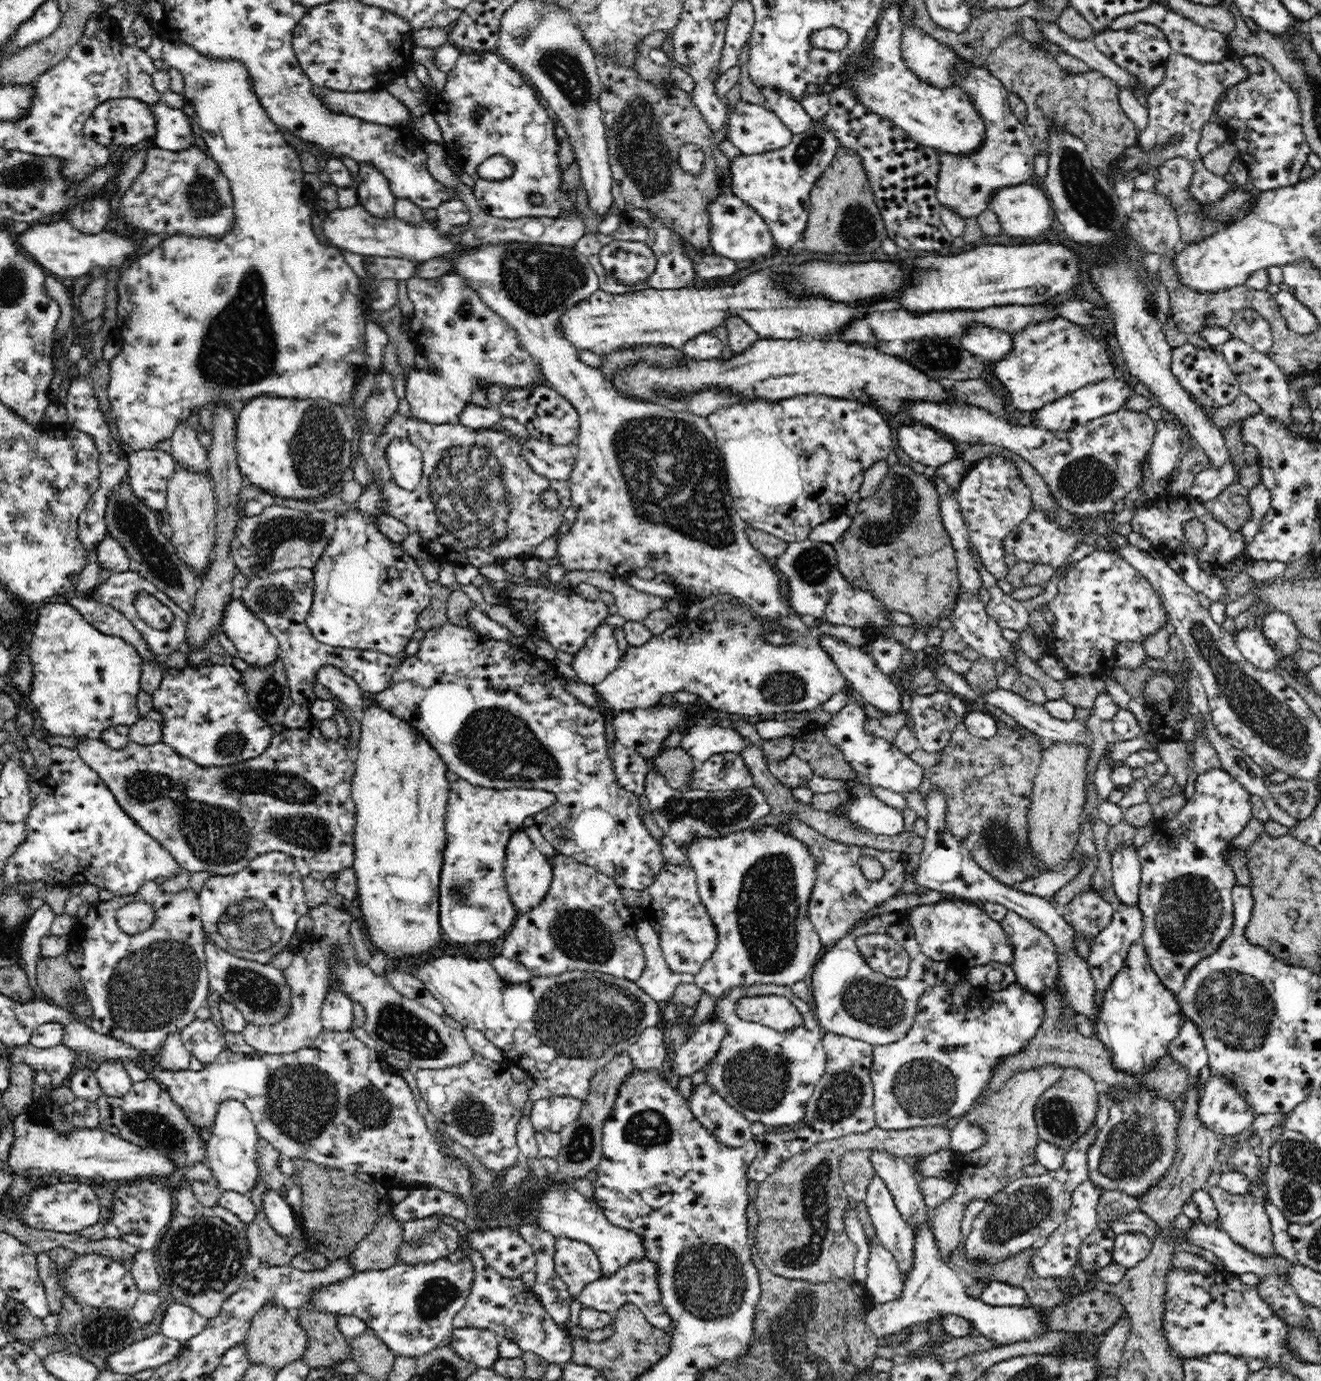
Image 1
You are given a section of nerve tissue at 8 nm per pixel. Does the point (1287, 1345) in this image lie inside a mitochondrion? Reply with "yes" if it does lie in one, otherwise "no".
no

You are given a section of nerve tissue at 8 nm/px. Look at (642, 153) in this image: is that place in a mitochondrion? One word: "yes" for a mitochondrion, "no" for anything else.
yes

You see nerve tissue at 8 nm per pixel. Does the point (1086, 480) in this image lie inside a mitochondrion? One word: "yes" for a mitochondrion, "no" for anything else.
yes

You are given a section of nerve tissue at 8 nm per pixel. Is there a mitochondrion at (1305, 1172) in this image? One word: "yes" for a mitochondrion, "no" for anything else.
yes

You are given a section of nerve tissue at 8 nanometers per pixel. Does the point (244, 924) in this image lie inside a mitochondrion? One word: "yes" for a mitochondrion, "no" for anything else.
yes

